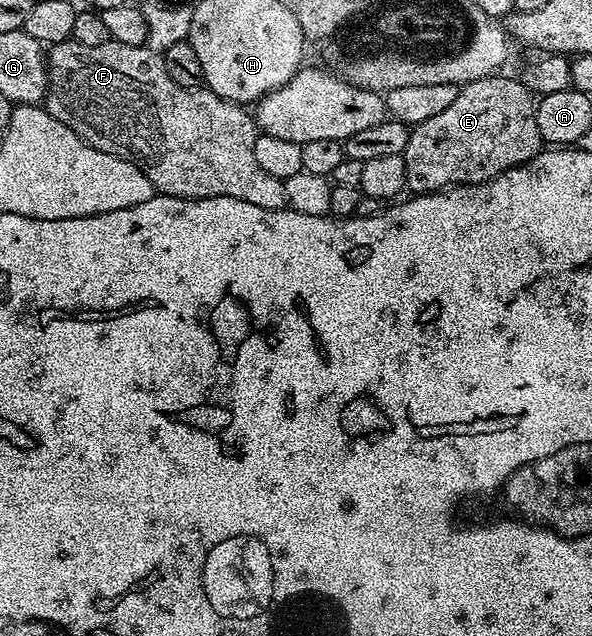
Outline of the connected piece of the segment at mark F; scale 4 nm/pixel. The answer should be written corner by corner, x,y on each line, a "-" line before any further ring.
73,40
58,42
56,45
49,47
48,69
50,71
50,84
44,99
44,109
52,116
56,116
56,120
60,120
68,128
72,128
72,132
79,134
88,144
92,144
112,156
120,156
124,160
134,162
136,168
140,168
140,172
144,172
144,176
148,176
148,180
152,180
158,194
167,194
173,198
228,196
236,200
244,200
248,204
256,204
256,208
264,208
265,210
287,209
285,181
276,176
268,176
268,172
264,172
264,168
260,168
260,164
256,164
254,142
259,136
259,131
256,129
256,122
251,111
249,114
246,111
249,109
243,108
239,103
230,102
227,98
216,96
211,90
205,88
197,90
180,88
180,84
176,84
176,80
172,80
172,76
168,76
165,57
159,51
151,50
147,45
133,46
132,44
120,44
113,40
100,44
96,48
88,48
88,44
80,44

